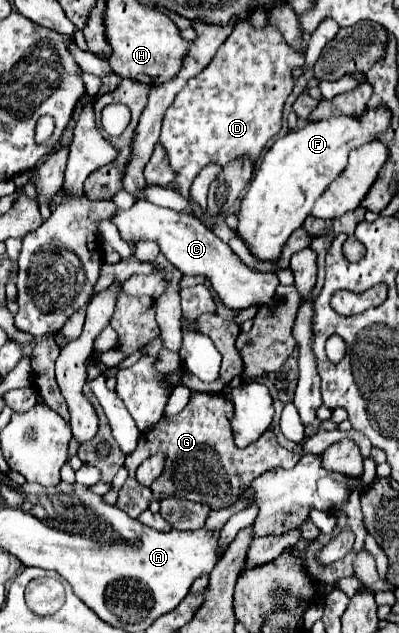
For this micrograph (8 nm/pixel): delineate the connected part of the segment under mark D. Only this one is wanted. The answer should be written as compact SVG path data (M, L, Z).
M250 20L238 22L238 26L232 30L226 42L218 48L210 64L198 76L194 76L186 84L186 88L178 92L174 104L164 114L160 142L168 152L170 166L176 170L174 184L178 186L180 194L190 198L188 194L190 184L206 164L212 164L212 162L226 164L232 158L238 158L244 154L250 154L254 160L258 160L266 142L280 132L282 108L294 86L292 70L302 64L304 64L304 52L290 48L282 32L270 22L264 28L252 26Z

